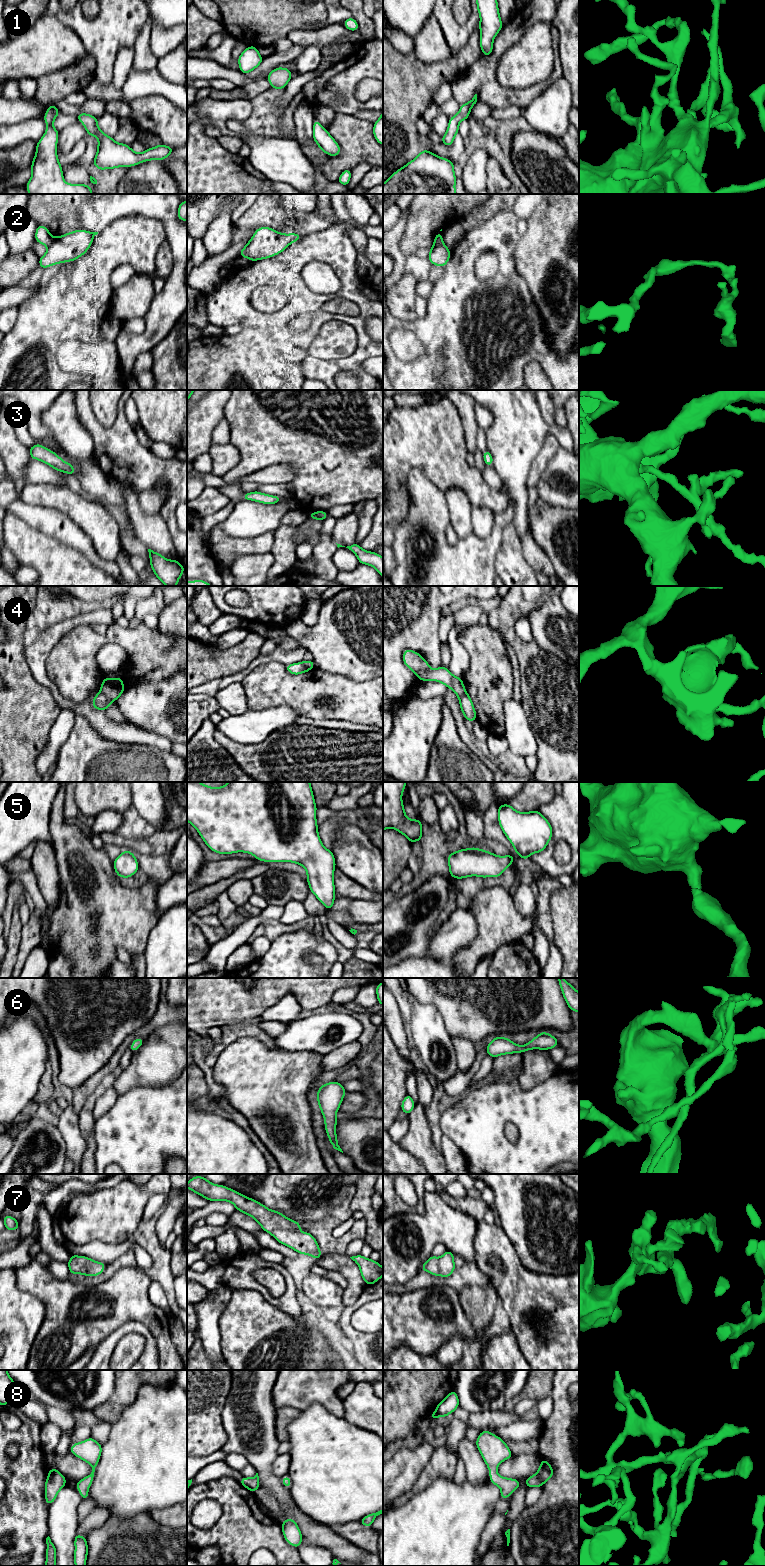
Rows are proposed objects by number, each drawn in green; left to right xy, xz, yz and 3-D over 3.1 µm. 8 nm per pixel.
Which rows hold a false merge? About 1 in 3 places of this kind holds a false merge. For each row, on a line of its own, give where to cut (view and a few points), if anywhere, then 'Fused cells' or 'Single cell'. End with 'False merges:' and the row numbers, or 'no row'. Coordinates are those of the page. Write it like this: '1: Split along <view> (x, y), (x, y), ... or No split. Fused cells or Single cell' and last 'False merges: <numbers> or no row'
1: No split. Single cell
2: Split along xy (54, 238), (47, 246). Fused cells
3: No split. Single cell
4: Split along xy (100, 690), (113, 700). Fused cells
5: No split. Single cell
6: No split. Single cell
7: No split. Single cell
8: No split. Single cell
False merges: 2, 4

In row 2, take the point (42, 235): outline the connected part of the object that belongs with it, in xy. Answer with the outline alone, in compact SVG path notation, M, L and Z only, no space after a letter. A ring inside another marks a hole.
M39 223L35 232L36 242L48 247L53 242L53 239L54 238L49 232L49 230L44 225Z

